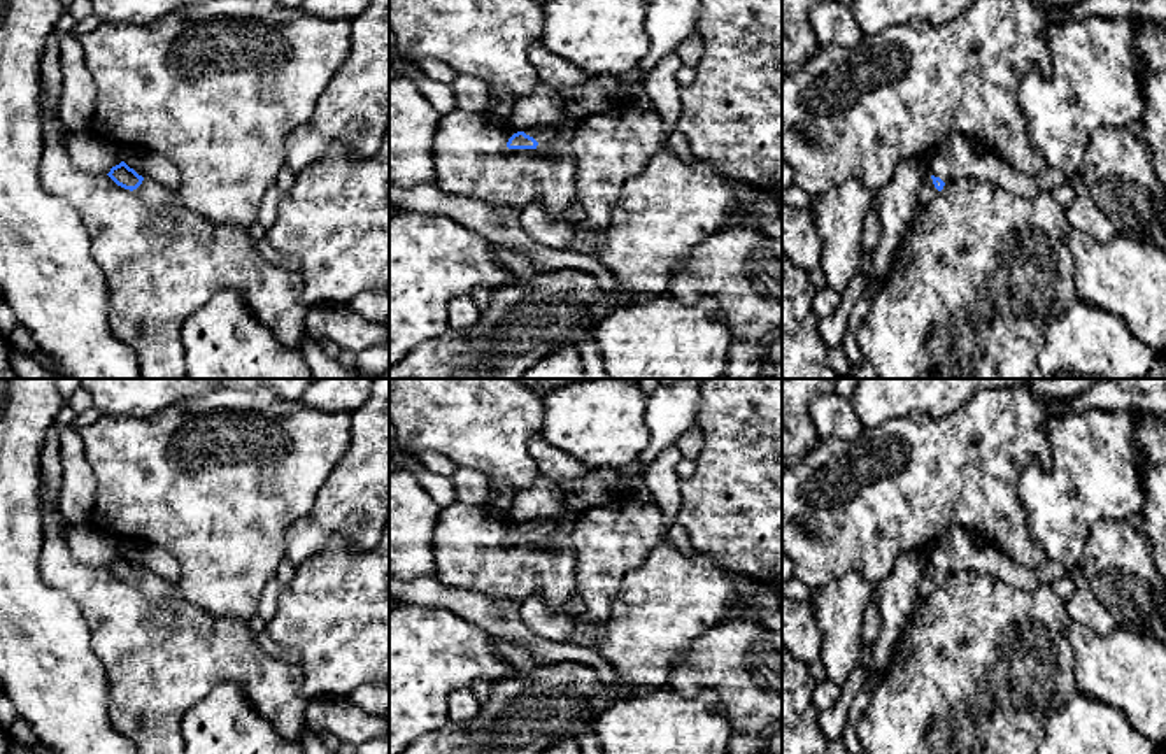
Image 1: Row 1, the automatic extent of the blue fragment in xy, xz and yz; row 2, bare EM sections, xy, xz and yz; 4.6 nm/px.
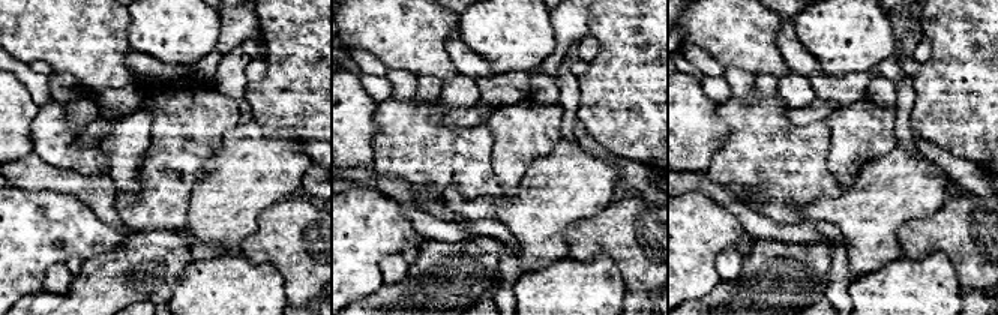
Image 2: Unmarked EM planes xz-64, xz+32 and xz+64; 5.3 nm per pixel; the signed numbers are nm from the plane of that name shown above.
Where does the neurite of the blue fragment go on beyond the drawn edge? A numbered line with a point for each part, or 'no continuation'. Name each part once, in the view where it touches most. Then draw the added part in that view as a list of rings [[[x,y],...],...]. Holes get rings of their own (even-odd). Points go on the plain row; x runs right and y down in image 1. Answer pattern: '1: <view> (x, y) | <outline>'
1: xz (542, 525) | [[[566,510],[565,514],[561,514],[558,517],[530,519],[524,523],[524,526],[533,530],[538,537],[544,537],[544,535],[554,531],[563,521],[575,521],[575,512]]]

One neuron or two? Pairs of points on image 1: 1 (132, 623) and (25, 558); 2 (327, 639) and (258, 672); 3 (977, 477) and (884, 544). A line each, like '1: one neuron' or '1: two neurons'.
1: two neurons
2: two neurons
3: one neuron

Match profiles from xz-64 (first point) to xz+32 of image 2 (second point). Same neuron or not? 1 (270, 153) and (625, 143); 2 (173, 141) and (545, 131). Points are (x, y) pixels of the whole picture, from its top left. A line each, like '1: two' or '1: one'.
1: two
2: one

